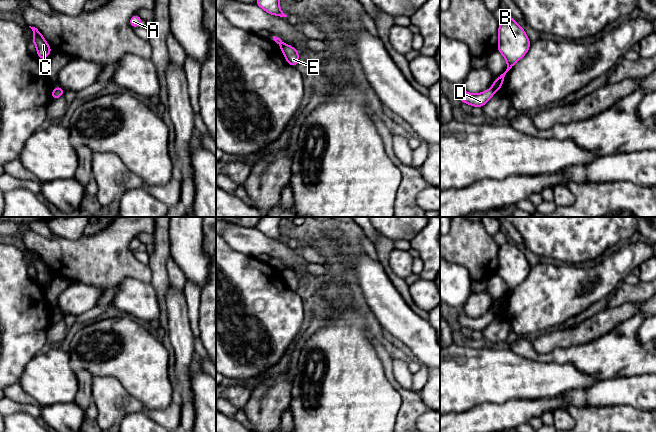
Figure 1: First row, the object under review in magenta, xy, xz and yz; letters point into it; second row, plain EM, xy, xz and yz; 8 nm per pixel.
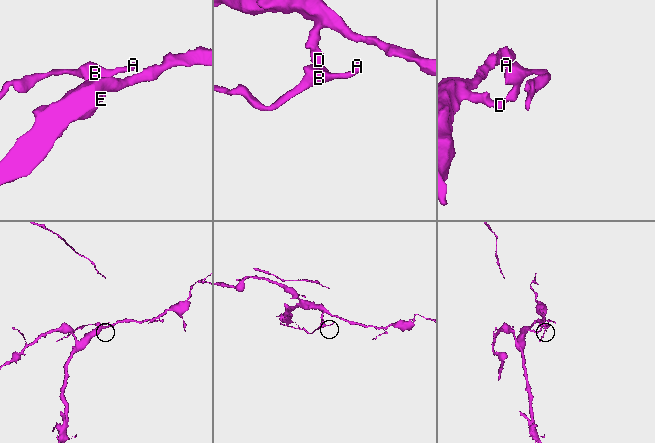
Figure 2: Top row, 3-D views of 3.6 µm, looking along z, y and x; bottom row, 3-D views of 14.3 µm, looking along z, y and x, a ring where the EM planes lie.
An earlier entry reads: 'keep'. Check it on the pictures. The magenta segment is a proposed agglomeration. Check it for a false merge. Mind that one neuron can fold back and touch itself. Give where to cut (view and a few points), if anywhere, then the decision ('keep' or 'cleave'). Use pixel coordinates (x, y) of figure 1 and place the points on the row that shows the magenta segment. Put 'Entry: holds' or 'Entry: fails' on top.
Entry: fails
cut in yz along (490, 89), (494, 92); cleave

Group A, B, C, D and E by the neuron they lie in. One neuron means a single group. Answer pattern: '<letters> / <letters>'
A B C E / D

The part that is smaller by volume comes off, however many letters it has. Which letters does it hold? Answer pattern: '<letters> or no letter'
A, B, C, E

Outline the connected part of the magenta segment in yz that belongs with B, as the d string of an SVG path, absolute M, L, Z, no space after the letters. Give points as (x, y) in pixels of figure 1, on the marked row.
M511 16L500 21L498 35L497 51L506 59L507 69L494 80L491 86L494 92L499 92L506 73L526 55L531 45L525 30Z

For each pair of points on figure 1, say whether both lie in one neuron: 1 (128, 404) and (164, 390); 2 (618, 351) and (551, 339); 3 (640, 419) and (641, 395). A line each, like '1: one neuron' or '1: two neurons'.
1: two neurons
2: two neurons
3: two neurons

